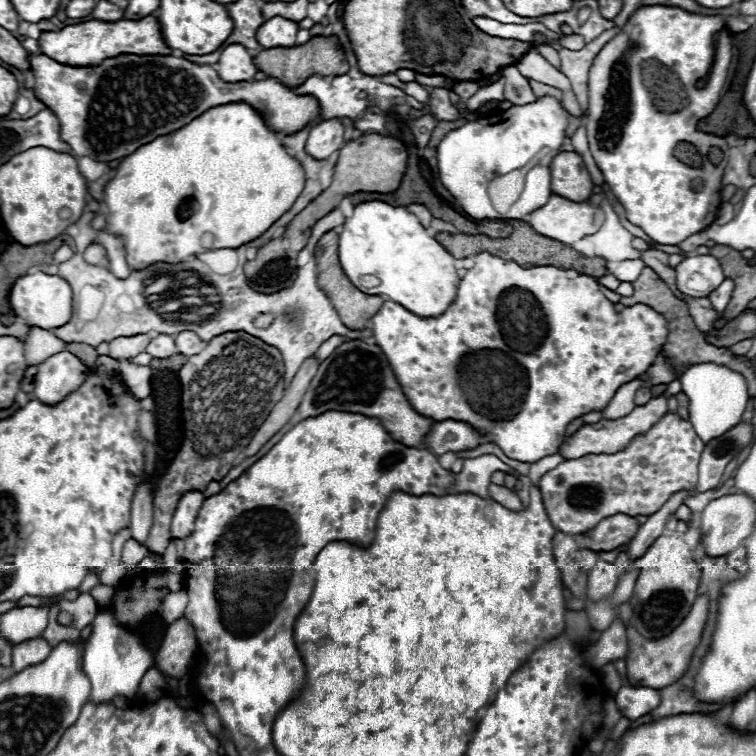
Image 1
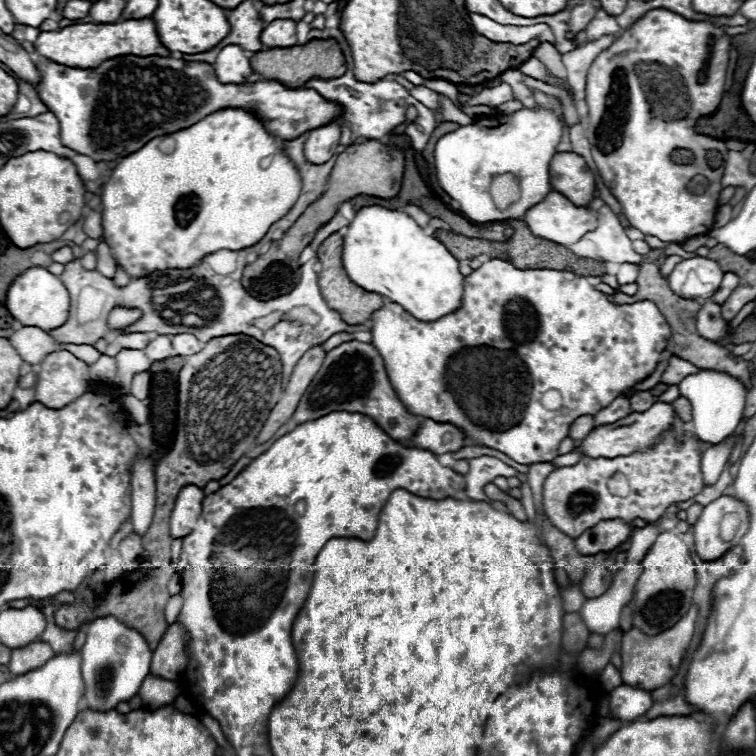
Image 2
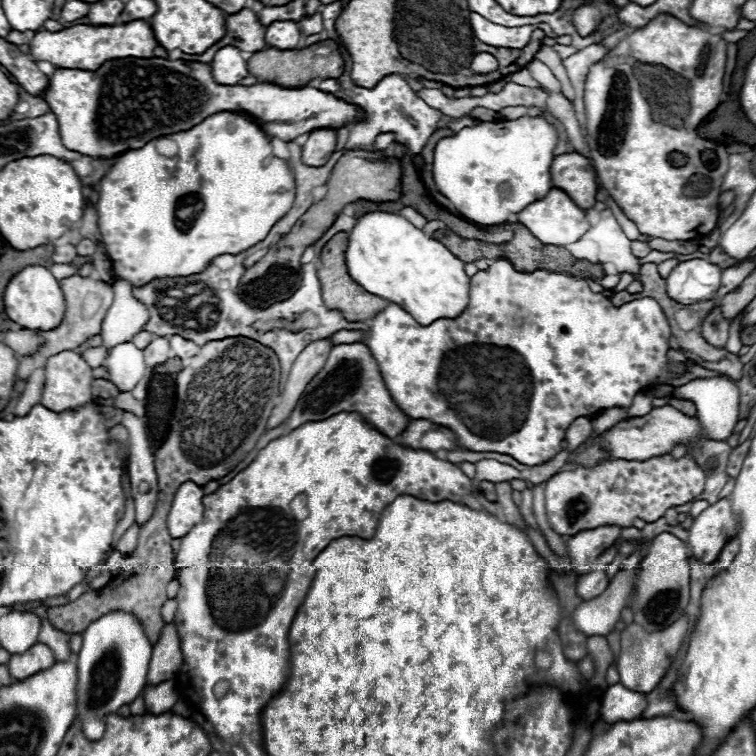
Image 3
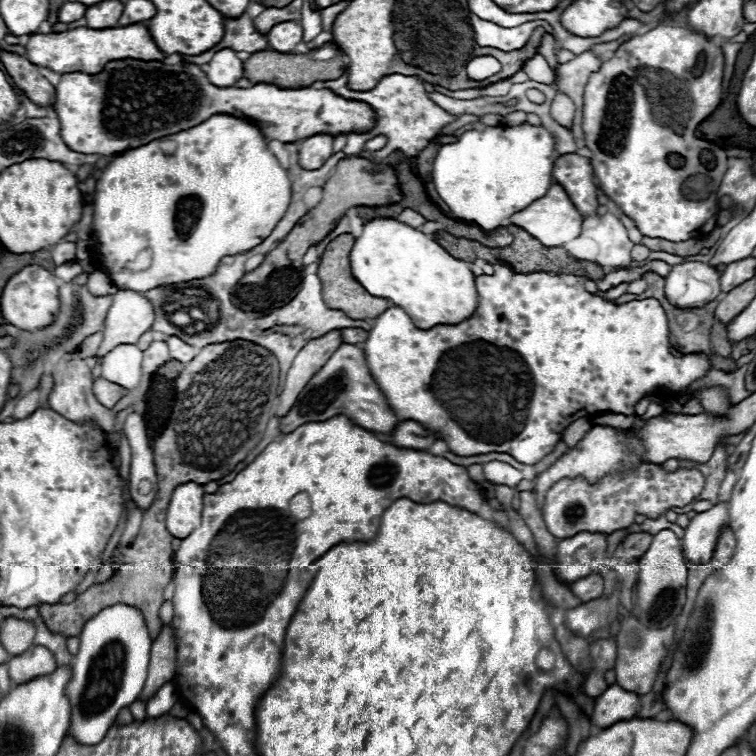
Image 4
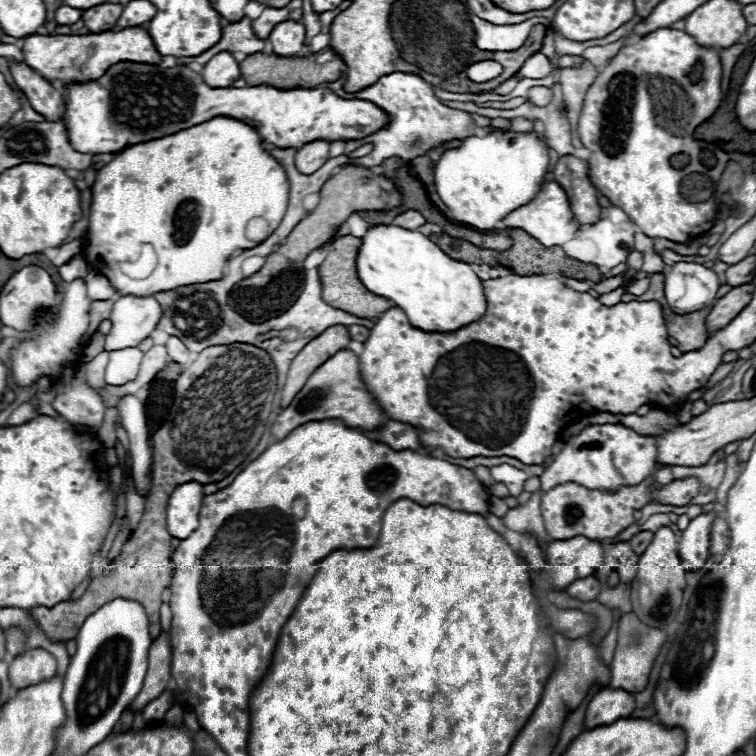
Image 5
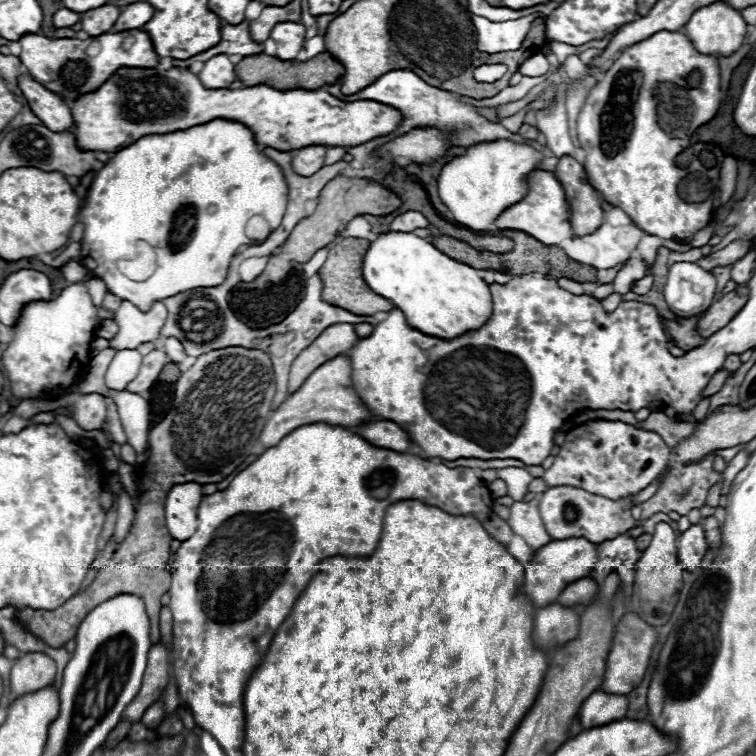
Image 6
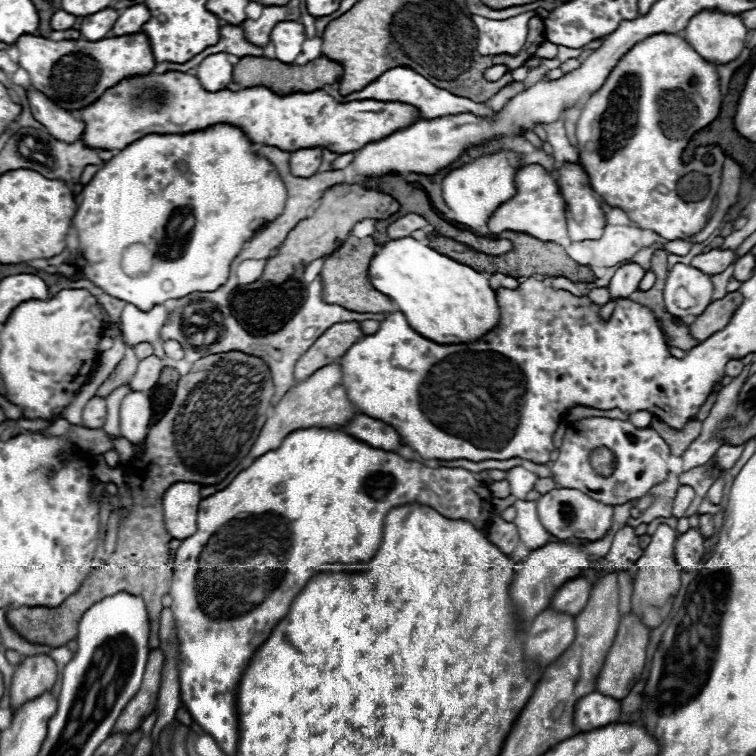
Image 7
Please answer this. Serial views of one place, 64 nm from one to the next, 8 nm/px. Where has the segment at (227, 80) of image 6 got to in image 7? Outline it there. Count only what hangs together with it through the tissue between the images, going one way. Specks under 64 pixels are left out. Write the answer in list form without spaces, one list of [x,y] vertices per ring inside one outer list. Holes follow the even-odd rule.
[[[224,52],[206,56],[198,64],[196,78],[204,90],[210,90],[210,92],[224,90],[232,82],[232,64],[228,62],[228,56]]]

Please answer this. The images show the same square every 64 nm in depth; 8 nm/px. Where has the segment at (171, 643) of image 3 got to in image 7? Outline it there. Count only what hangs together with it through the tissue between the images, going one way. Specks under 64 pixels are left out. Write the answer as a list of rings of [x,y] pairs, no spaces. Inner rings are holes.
[[[152,650],[148,664],[146,664],[144,678],[142,678],[142,686],[140,686],[138,694],[128,702],[126,710],[122,710],[122,718],[118,718],[118,722],[114,724],[114,732],[130,734],[140,728],[140,724],[144,722],[146,716],[152,714],[152,710],[156,708],[156,698],[158,698],[158,690],[160,690],[162,662],[164,662],[164,654],[160,650]],[[154,652],[158,654],[158,660],[154,658]]]

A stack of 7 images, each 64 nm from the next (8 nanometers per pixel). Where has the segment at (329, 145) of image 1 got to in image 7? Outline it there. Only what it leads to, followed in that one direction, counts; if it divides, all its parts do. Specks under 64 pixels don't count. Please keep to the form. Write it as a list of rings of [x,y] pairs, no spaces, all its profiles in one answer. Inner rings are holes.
[[[300,148],[290,152],[290,172],[294,176],[308,178],[316,174],[322,162],[322,148]]]

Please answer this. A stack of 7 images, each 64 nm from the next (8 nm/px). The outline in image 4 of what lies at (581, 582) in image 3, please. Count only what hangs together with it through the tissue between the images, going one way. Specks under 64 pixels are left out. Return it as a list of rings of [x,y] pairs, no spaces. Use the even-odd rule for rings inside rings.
[[[590,574],[586,578],[580,578],[576,580],[572,586],[570,586],[572,594],[578,596],[582,602],[590,602],[590,600],[596,600],[602,596],[602,590],[604,590],[604,582],[598,574]]]

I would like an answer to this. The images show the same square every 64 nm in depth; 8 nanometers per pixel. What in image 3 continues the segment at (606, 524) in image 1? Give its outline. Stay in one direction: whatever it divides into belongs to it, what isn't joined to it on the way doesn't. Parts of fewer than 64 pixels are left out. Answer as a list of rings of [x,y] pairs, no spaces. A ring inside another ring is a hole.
[[[600,526],[594,530],[584,530],[566,542],[566,556],[574,574],[586,572],[586,562],[598,558],[606,548],[610,548],[620,536],[618,526]]]

